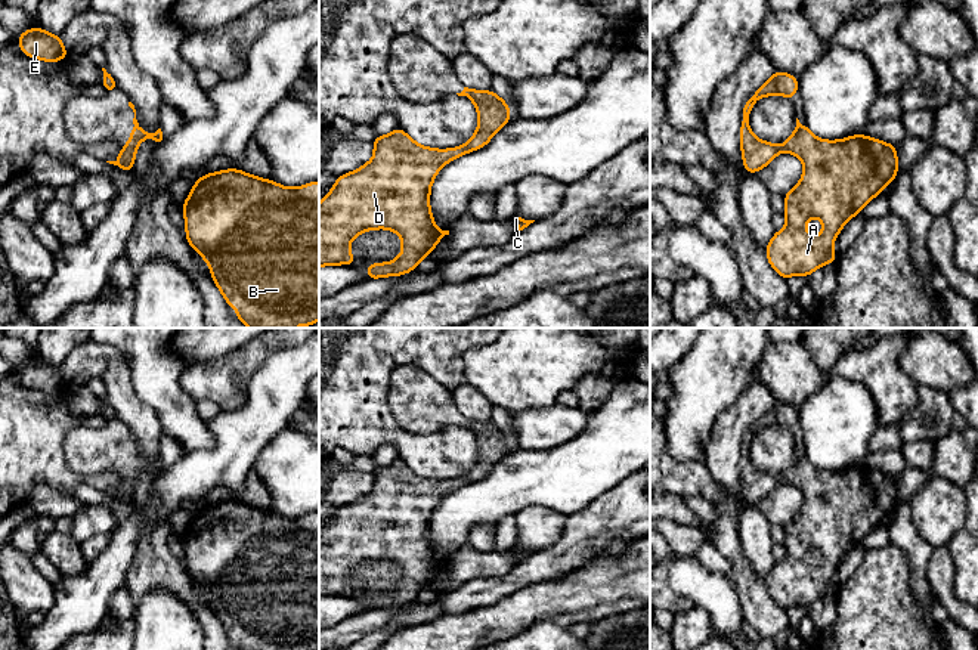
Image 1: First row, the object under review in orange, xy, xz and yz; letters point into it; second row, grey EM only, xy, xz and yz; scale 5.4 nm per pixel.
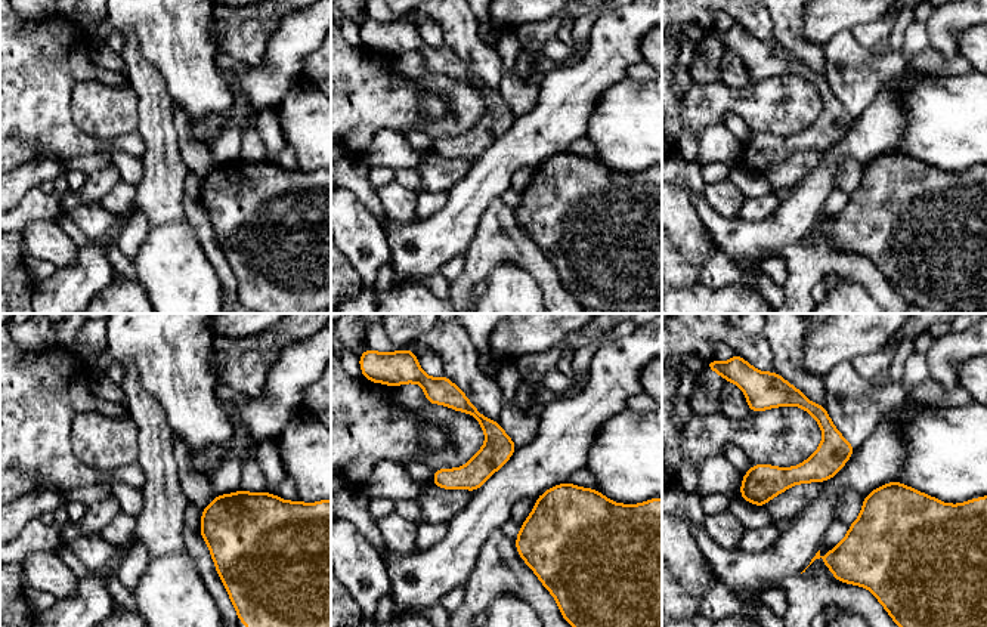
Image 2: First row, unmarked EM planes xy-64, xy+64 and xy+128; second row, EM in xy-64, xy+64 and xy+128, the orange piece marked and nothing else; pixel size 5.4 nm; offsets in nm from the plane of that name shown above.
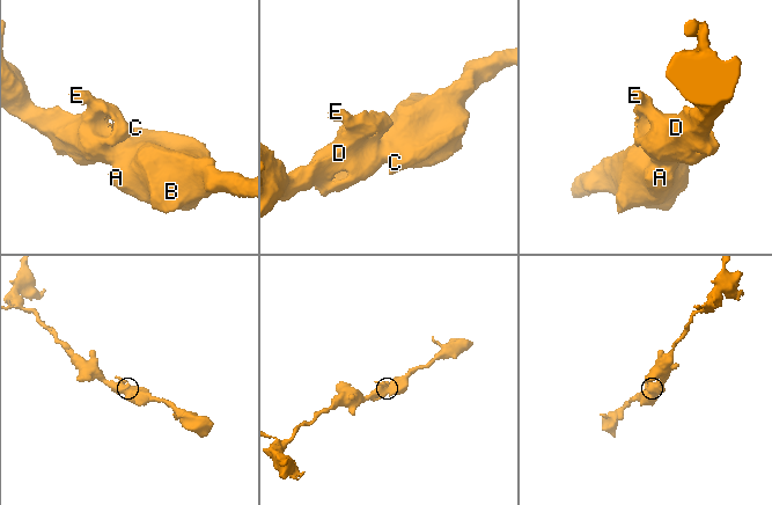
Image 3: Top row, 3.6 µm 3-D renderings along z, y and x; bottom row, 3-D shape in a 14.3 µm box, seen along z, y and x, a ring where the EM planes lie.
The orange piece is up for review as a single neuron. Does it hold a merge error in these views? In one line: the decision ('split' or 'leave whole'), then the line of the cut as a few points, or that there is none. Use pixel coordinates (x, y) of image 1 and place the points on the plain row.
leave whole; no cut

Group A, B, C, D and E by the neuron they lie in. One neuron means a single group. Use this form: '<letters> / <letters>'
A B C D E

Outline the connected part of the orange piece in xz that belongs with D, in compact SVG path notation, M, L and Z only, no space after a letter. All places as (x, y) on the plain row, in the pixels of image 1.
M464 418L458 427L474 433L479 448L477 461L464 476L451 480L420 477L400 458L386 467L375 467L374 488L352 504L338 507L332 520L319 535L319 598L353 595L356 588L349 582L349 575L360 563L390 560L402 570L402 584L389 594L366 595L366 610L400 607L417 600L421 589L430 586L439 572L449 561L437 560L430 541L430 520L439 501L455 489L486 477L513 448L504 430L492 421L473 421Z

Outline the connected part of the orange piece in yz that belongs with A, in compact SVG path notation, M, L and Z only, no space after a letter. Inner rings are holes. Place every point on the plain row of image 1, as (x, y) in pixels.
M774 402L771 409L762 415L745 434L742 440L740 479L745 504L758 504L770 495L782 482L796 486L804 495L804 504L798 516L784 524L786 558L776 561L767 575L767 589L770 597L783 609L793 606L808 609L815 600L835 594L838 586L832 576L845 554L860 545L861 539L883 519L895 511L898 504L897 477L872 470L866 465L854 465L841 471L823 471L815 468L805 455L796 449L793 465L782 476L759 471L749 458L749 445L758 430L782 425L793 433L793 425L799 422L798 409L782 402ZM811 548L820 548L823 564L813 567L805 563L805 554Z

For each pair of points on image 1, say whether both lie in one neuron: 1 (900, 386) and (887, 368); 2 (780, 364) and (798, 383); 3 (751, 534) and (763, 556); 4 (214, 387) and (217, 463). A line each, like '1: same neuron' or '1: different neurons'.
1: same neuron
2: same neuron
3: same neuron
4: different neurons

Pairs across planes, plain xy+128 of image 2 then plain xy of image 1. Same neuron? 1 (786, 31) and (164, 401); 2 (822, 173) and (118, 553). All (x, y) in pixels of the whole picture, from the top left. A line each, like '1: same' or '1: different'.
1: different
2: same

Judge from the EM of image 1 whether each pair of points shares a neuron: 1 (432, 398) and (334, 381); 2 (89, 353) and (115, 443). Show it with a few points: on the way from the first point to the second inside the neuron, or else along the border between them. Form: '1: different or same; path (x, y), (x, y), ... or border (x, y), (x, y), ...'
1: different; border (411, 364), (392, 374), (389, 408), (398, 424)
2: different; border (118, 420), (130, 432)

